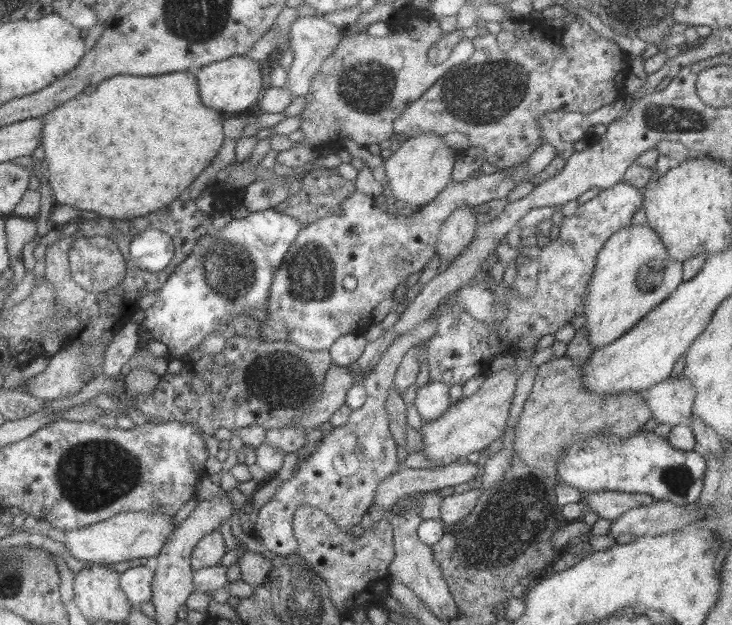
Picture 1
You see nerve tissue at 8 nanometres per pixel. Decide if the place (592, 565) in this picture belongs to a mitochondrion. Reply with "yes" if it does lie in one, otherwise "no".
no

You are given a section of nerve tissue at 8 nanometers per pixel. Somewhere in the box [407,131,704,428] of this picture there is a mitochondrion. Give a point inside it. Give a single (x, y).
(644, 282)

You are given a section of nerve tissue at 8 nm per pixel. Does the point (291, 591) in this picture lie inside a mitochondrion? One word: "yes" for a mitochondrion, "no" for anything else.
yes

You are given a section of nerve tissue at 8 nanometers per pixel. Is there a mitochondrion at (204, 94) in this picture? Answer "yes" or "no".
no

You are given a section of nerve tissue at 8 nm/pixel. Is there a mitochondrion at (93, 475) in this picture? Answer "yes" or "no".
yes

